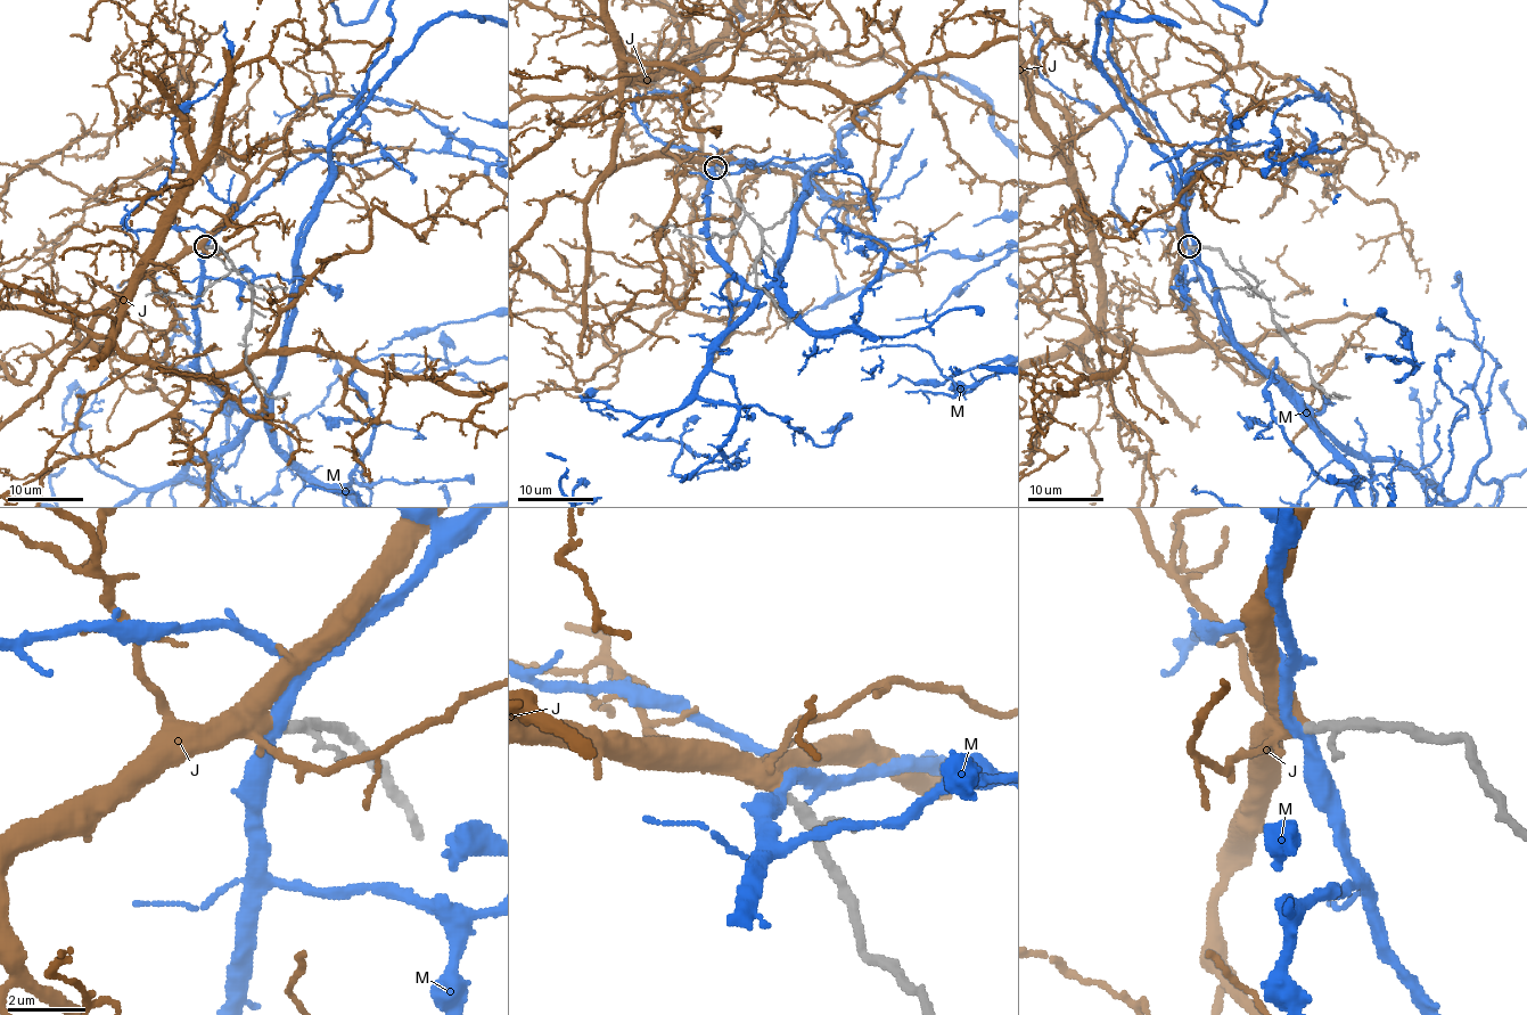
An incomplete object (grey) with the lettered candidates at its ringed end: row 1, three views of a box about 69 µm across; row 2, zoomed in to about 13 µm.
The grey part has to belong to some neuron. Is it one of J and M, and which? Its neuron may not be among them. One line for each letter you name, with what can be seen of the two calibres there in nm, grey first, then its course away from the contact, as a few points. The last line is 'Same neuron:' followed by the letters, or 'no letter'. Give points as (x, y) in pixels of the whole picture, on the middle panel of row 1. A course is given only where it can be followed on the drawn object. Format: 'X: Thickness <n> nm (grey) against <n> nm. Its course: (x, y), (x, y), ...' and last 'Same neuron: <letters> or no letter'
J: Thickness 200 nm (grey) against 320 nm
Same neuron: J

